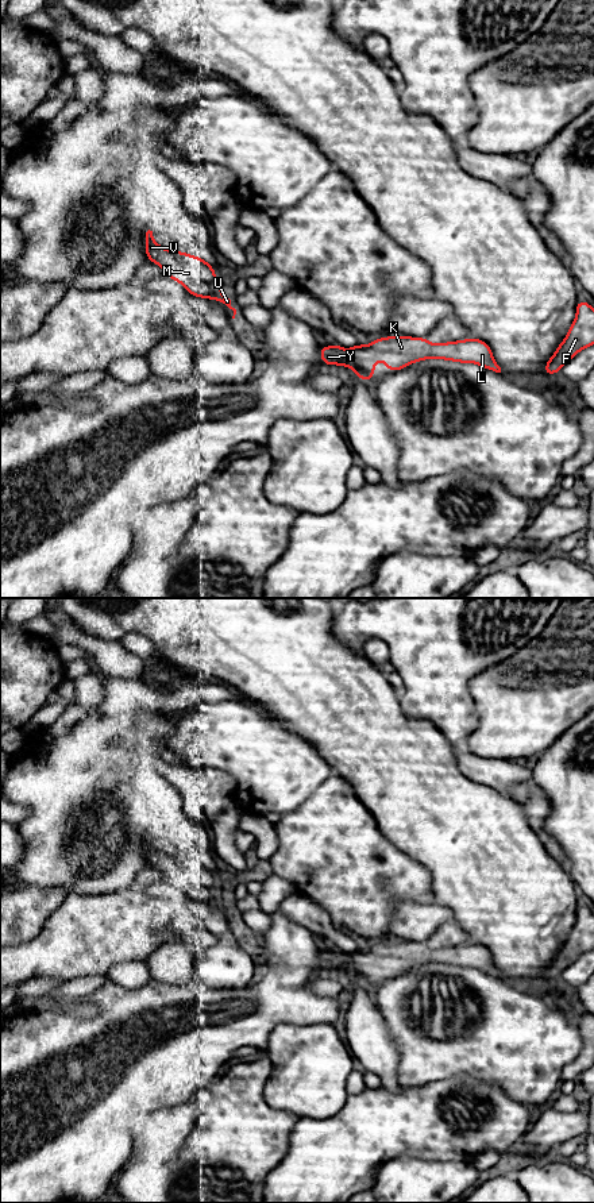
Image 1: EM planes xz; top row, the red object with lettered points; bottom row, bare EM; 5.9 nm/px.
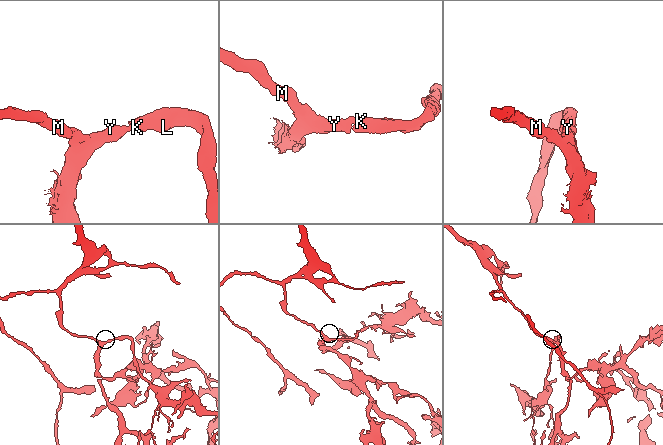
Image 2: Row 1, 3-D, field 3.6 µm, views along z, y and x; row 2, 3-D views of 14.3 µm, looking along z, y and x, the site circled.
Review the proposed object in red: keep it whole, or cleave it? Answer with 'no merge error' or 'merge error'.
no merge error

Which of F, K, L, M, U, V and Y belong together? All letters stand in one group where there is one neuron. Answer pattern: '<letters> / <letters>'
F K L M U V Y

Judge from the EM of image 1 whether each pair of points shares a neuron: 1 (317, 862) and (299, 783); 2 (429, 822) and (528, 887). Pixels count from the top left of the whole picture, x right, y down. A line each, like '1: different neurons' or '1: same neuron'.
1: different neurons
2: same neuron

